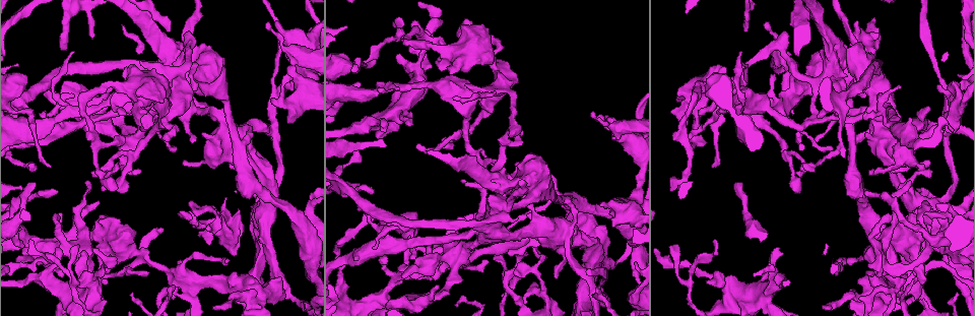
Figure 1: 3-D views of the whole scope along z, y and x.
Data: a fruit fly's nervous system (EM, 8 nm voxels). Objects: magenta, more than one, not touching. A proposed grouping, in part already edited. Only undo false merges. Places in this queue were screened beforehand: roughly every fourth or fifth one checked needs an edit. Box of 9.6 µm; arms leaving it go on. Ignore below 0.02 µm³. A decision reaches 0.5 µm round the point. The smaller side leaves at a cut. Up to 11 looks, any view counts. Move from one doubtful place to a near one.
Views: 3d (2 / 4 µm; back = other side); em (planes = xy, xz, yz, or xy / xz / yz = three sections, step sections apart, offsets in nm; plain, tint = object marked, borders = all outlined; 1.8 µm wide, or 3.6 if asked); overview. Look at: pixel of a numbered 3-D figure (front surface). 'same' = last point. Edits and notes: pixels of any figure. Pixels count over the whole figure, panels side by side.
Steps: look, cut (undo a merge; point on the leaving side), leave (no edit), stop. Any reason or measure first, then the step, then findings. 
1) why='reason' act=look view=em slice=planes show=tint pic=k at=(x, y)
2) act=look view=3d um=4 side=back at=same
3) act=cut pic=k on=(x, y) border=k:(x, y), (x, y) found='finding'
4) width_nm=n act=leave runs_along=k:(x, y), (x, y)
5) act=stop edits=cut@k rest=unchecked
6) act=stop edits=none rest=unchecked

why='abrupt turn' act=look view=em um=3.6 slice=planes show=tint pic=1 at=(912, 283)

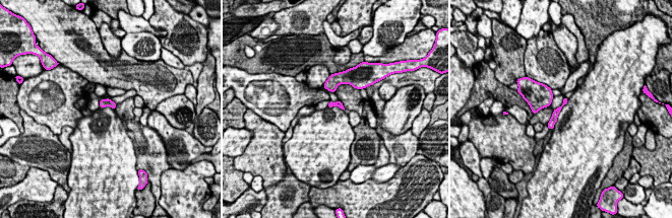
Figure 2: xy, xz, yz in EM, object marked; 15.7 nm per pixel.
width_nm=90 act=leave runs_along=2:(565, 98), (555, 113), (551, 128) found='all the same neuron'

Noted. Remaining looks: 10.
act=look view=em slice=planes show=tint pic=1 at=(897, 299)

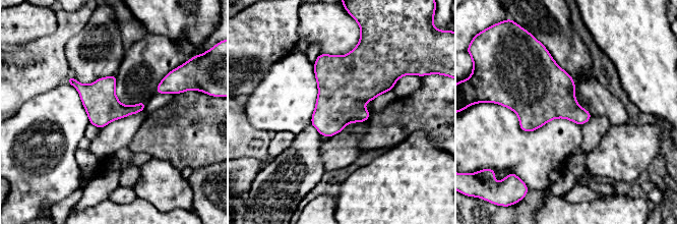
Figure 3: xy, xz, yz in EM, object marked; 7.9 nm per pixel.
act=leave found='all the same neuron'

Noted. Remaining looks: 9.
why='narrows sharply' act=look view=em slice=yz step=16 show=tint pic=1 at=(947, 195)

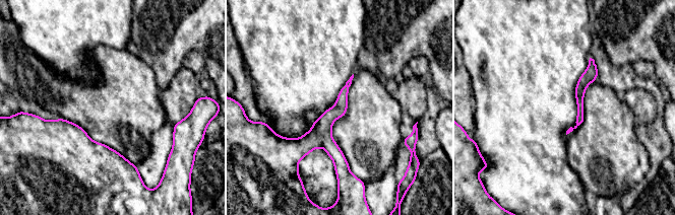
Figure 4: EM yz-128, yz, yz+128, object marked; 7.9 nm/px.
why='cut it another way' act=look view=em slice=planes show=tint at=same

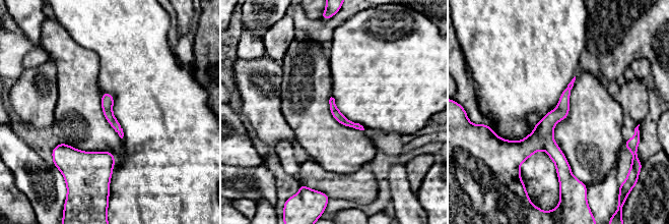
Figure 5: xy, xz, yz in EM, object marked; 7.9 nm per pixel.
act=leave runs_along=5:(567, 90), (547, 123), (566, 172) found='one neuron here'

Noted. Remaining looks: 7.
why='closes a loop' act=look view=3d um=2 pic=1 at=(479, 160)

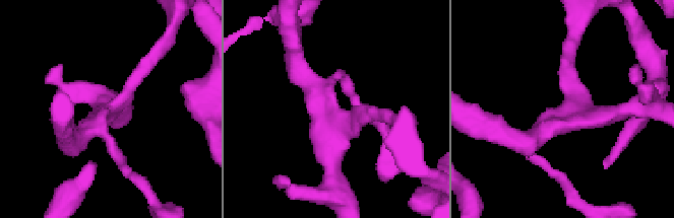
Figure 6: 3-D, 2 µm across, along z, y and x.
why='shape alone is not enough' act=look view=em slice=planes show=tint pic=6 at=(104, 115)

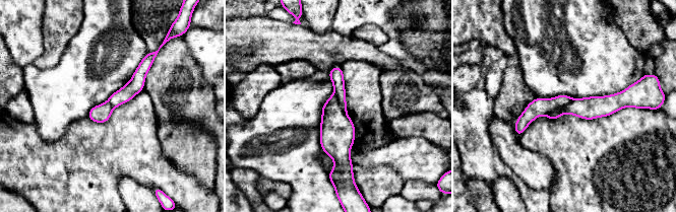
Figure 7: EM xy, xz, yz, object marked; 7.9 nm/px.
act=cut pic=7 on=(591, 108) border=7:(573, 99), (550, 111), (546, 115) found='a second neuron is stuck on'

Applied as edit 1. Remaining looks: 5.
why='abrupt turn' act=look view=3d um=2 pic=1 at=(574, 241)

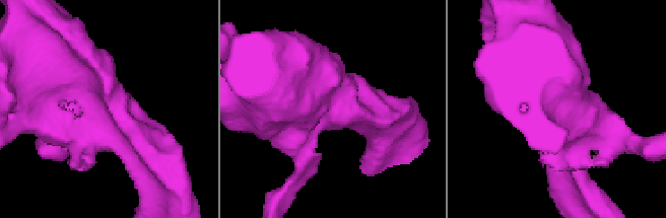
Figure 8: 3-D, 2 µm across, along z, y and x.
why='shape alone is not enough' act=look view=em slice=planes show=tint pic=8 at=(100, 107)

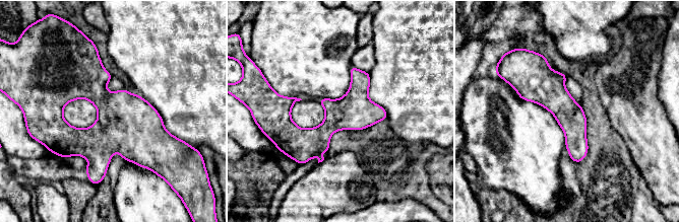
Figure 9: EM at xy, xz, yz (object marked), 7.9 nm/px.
act=leave found='one neuron here'

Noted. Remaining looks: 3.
act=stop edits=cut@7 rest=unchecked

